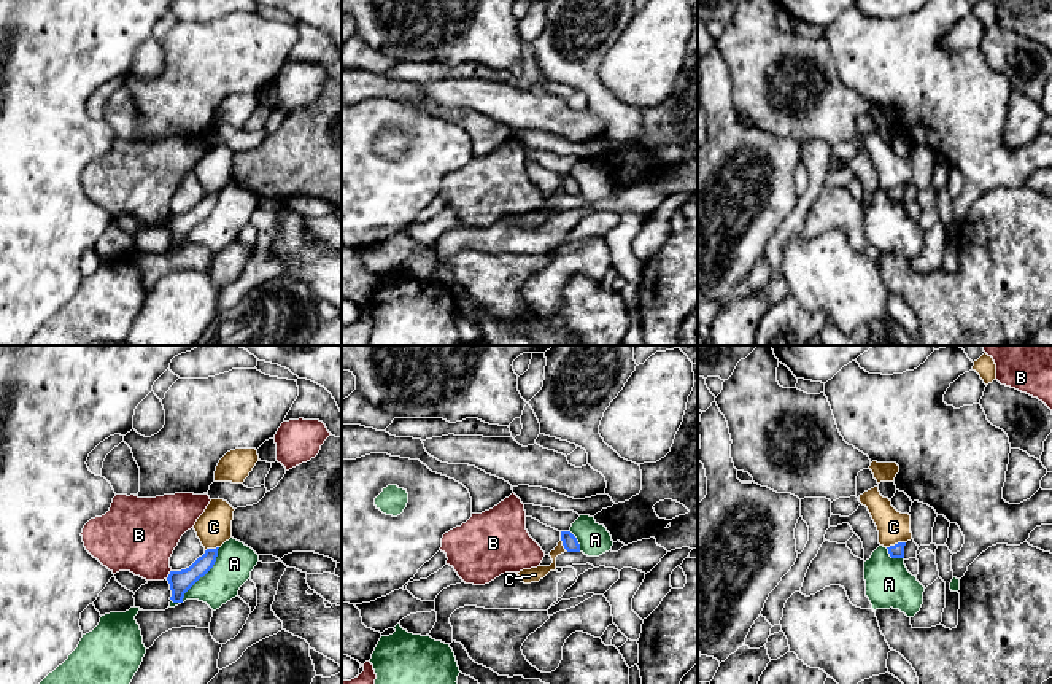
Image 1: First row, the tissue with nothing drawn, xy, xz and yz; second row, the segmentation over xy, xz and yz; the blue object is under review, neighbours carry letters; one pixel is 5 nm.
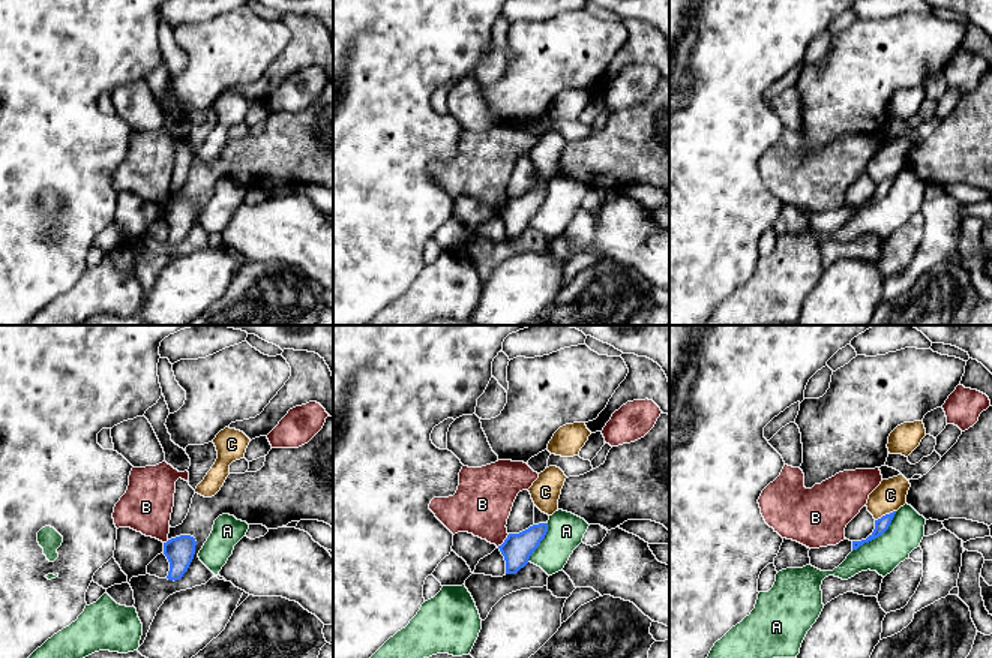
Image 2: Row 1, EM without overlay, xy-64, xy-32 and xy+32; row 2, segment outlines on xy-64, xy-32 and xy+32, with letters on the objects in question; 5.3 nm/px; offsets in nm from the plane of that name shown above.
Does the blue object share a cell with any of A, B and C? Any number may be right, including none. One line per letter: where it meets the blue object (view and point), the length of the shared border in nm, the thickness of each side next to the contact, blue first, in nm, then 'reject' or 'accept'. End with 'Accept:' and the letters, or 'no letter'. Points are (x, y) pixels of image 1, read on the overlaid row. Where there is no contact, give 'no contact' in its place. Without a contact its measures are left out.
A: contact xy (201, 576); length 380 nm; calibres 110 and 190 nm; reject
B: contact xy (169, 575); length 50 nm; calibres 110 and 380 nm; reject
C: contact yz (895, 544); length 100 nm; calibres 70 and 160 nm; reject
Accept: no letter

